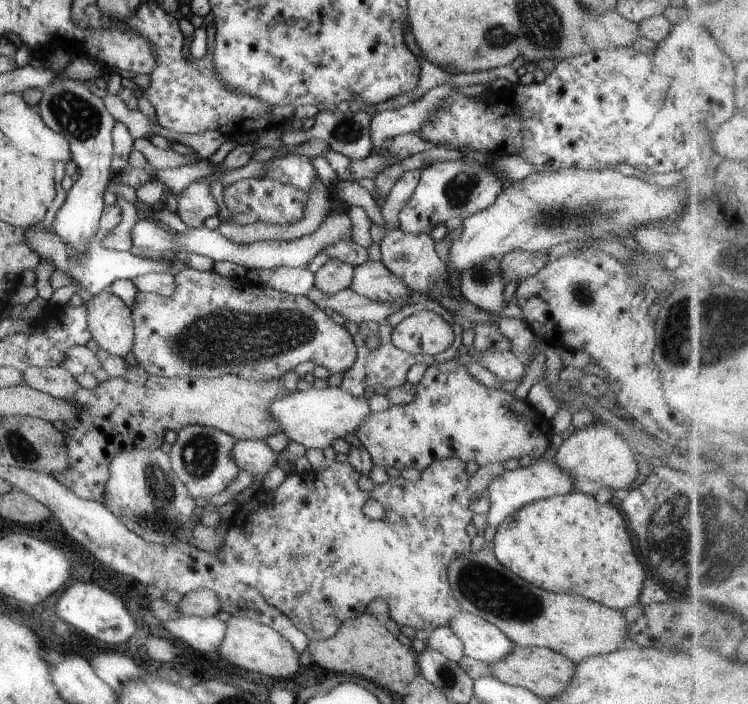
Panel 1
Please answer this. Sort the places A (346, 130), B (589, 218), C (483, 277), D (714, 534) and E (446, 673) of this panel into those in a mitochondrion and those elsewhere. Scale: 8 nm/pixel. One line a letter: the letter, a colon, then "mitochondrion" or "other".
A: mitochondrion
B: mitochondrion
C: mitochondrion
D: mitochondrion
E: mitochondrion

